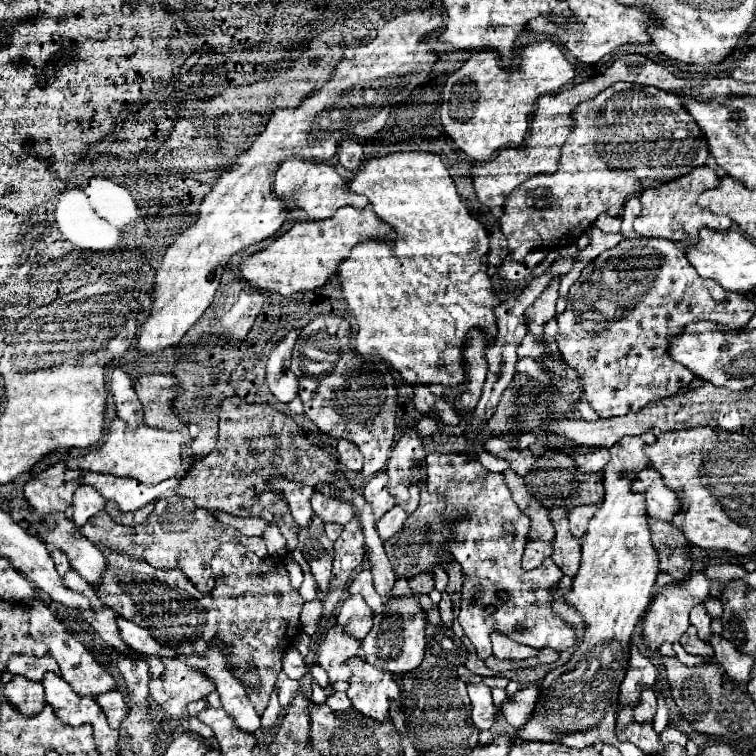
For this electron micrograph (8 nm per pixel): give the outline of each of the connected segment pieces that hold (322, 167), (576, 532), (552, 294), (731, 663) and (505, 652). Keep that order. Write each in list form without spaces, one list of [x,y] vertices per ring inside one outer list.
[[[288,159],[280,165],[280,169],[276,173],[274,191],[278,197],[296,203],[300,207],[300,211],[304,211],[308,215],[308,219],[318,221],[318,219],[332,217],[336,213],[336,209],[346,205],[344,193],[348,191],[348,181],[344,177],[340,177],[332,165],[308,161],[308,159]]]
[[[580,505],[570,511],[570,531],[576,539],[580,539],[586,533],[586,525],[594,517],[598,505]]]
[[[550,281],[550,285],[546,287],[546,293],[542,293],[542,297],[538,297],[538,301],[534,301],[534,305],[530,305],[530,309],[526,309],[528,329],[534,335],[542,335],[544,323],[548,319],[554,319],[556,301],[558,301],[558,287],[560,287],[560,281]]]
[[[720,635],[710,637],[710,645],[714,647],[714,657],[716,661],[724,667],[728,677],[748,683],[752,679],[752,667],[754,667],[754,657],[740,653],[730,641],[726,641]]]
[[[492,633],[492,647],[494,647],[494,655],[498,659],[522,661],[522,659],[530,659],[530,657],[538,655],[538,649],[528,647],[528,645],[520,645],[502,633]]]

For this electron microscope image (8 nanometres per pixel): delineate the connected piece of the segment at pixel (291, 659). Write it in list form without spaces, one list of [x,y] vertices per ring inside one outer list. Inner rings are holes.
[[[290,647],[286,649],[284,653],[284,659],[282,659],[282,671],[290,677],[290,679],[304,679],[306,677],[306,665],[304,665],[304,659],[302,655],[298,653],[296,647]]]

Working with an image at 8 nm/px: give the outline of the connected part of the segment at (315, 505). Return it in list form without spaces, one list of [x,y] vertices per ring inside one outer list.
[[[314,493],[312,497],[312,509],[314,513],[328,523],[342,523],[346,525],[354,517],[354,507],[350,503],[344,503],[332,495]]]

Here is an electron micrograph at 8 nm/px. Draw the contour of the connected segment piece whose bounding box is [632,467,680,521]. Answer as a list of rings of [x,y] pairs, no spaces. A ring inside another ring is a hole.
[[[652,467],[644,469],[638,473],[634,485],[638,493],[646,495],[646,505],[648,505],[648,515],[658,521],[672,521],[672,517],[678,515],[678,495],[662,483],[662,475],[654,471]]]

